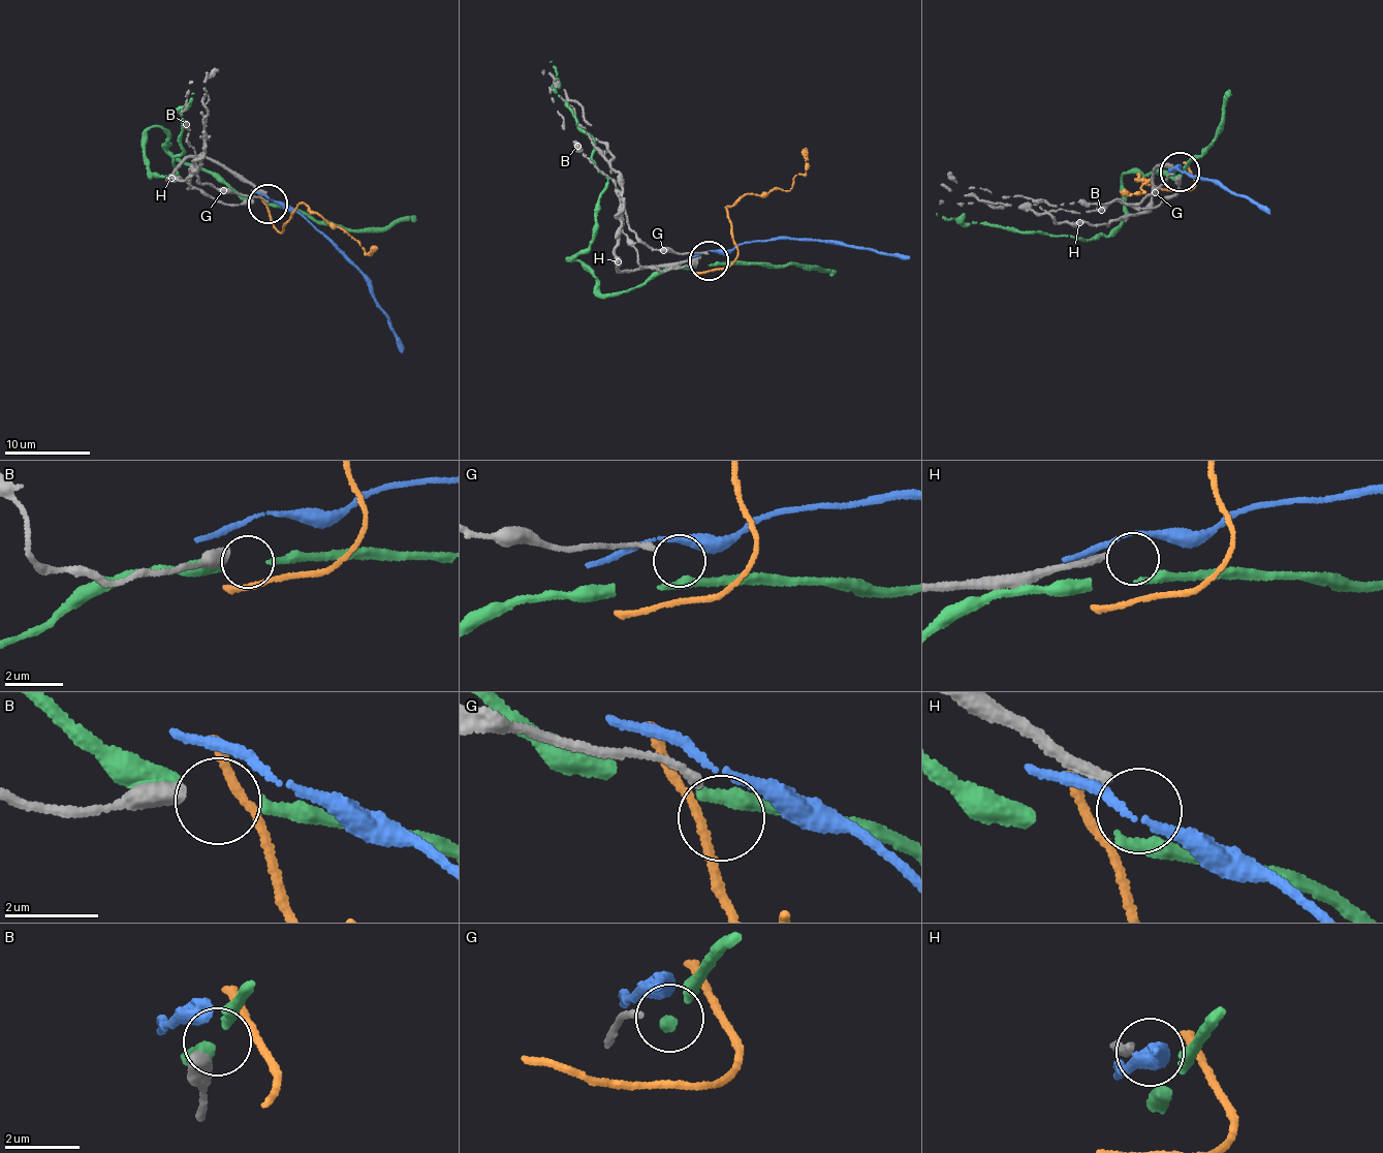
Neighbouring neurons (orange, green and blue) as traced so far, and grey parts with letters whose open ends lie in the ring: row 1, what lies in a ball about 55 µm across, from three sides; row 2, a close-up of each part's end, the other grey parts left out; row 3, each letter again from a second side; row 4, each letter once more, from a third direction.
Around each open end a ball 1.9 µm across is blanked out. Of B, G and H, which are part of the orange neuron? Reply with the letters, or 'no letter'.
no letter

